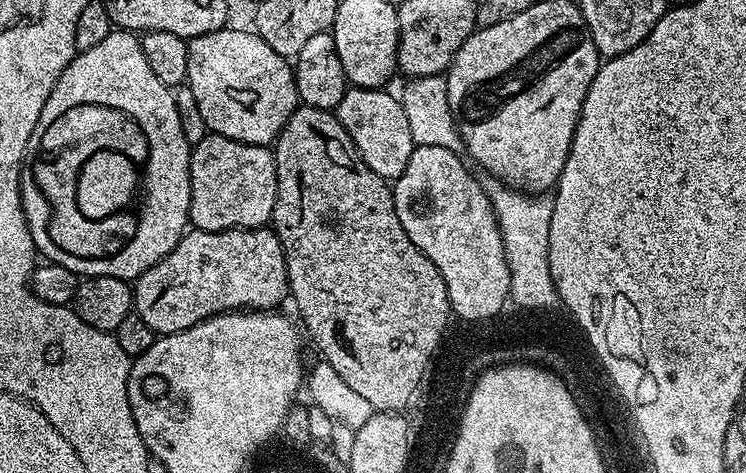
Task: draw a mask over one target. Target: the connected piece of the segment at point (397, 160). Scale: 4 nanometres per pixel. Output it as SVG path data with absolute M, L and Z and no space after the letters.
M349 87L342 94L342 102L338 102L334 115L338 122L342 122L346 134L350 134L362 162L366 162L374 174L395 182L402 170L406 170L406 162L410 162L414 147L403 103L384 88Z

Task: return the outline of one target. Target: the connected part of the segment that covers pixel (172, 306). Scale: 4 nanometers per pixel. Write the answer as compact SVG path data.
M271 227L263 228L231 228L225 232L198 232L189 230L150 270L141 274L134 284L134 312L135 315L150 326L150 330L157 334L181 332L195 324L201 324L212 316L222 312L237 310L272 310L277 307L280 299L287 297L288 271L286 258L282 250L282 242L272 231Z

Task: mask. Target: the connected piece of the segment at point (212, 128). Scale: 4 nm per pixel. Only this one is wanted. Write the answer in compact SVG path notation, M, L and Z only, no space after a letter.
M225 26L216 32L194 36L188 40L188 79L186 86L194 94L194 102L198 102L198 111L202 114L209 133L217 136L225 136L231 140L241 140L243 144L263 144L268 146L279 136L280 131L283 130L286 122L292 116L292 111L298 106L294 68L285 57L274 54L274 50L270 50L270 46L266 46L266 42L261 36L256 35L255 31L248 30L248 32L243 32L240 28L232 27L233 26Z

